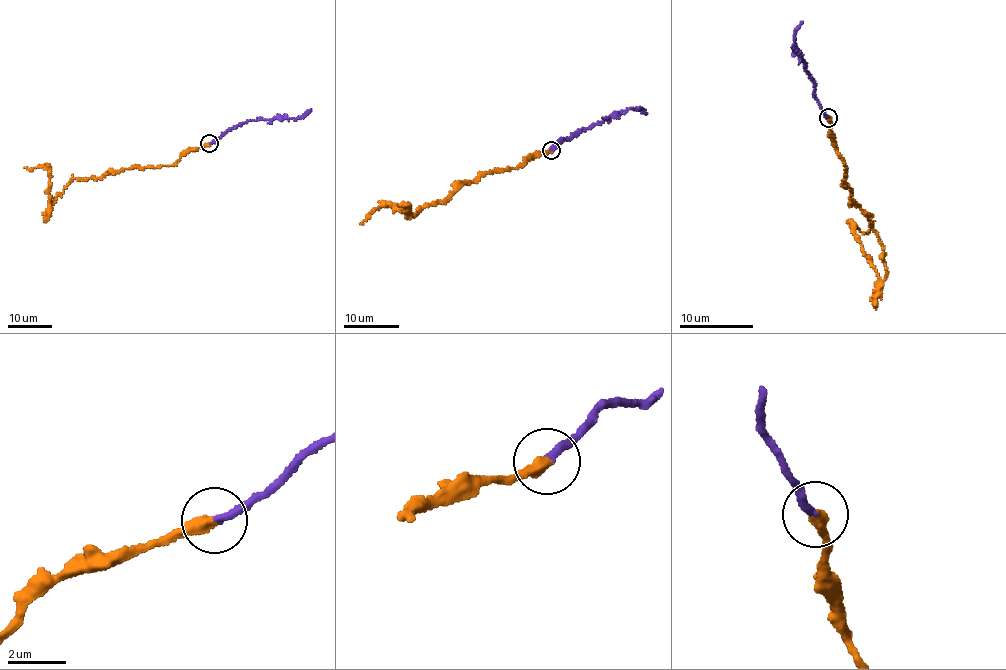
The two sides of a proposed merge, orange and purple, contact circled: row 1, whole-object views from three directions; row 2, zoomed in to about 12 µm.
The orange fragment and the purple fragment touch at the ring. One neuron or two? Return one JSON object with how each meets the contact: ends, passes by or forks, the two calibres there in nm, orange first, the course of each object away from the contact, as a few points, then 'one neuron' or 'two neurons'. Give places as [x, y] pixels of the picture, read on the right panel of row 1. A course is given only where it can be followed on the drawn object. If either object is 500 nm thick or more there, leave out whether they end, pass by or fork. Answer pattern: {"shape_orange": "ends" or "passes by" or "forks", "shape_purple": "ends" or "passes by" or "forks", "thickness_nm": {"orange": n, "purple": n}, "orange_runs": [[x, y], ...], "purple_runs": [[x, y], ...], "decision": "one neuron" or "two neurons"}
{"shape_orange": "ends", "shape_purple": "ends", "thickness_nm": {"orange": 420, "purple": 260}, "orange_runs": [[828, 118], [845, 165], [842, 185], [870, 217], [885, 263], [882, 280], [853, 223], [870, 230]], "purple_runs": [[829, 117], [815, 95], [815, 85], [805, 68], [807, 63], [792, 46], [803, 21]], "decision": "one neuron"}

